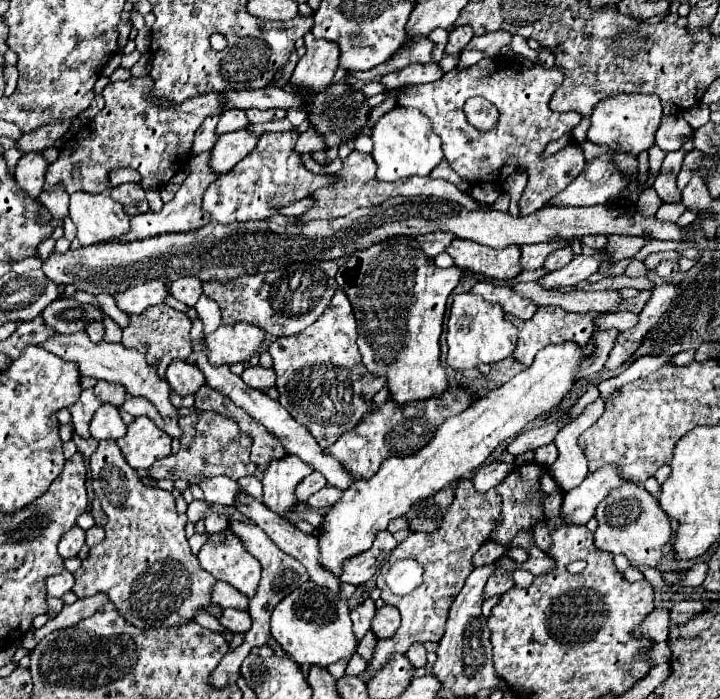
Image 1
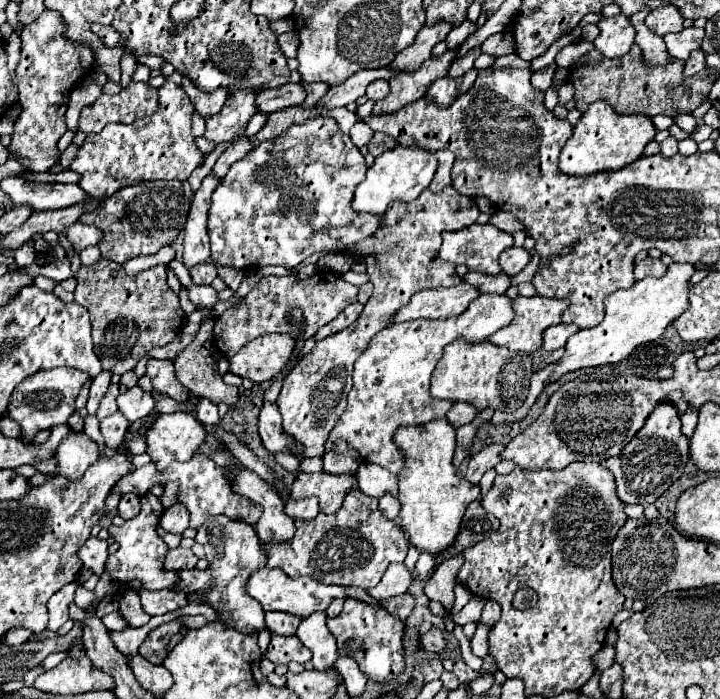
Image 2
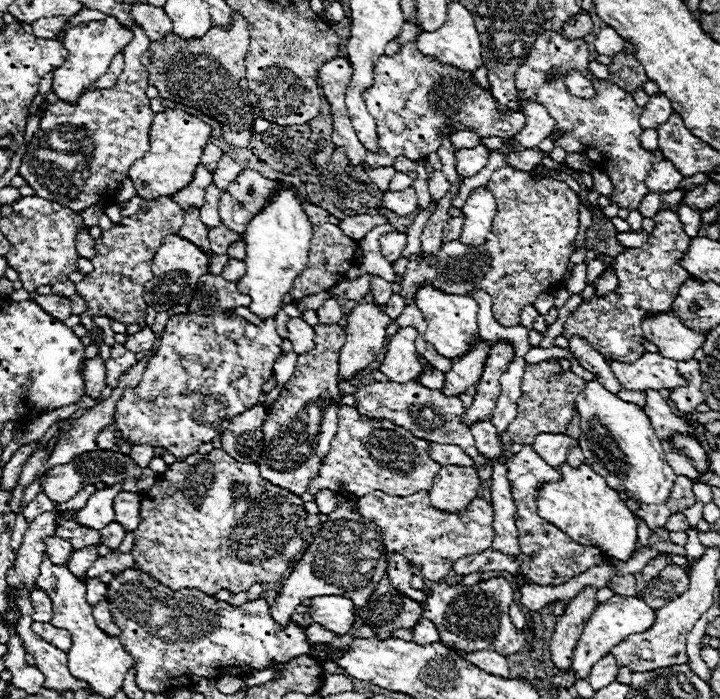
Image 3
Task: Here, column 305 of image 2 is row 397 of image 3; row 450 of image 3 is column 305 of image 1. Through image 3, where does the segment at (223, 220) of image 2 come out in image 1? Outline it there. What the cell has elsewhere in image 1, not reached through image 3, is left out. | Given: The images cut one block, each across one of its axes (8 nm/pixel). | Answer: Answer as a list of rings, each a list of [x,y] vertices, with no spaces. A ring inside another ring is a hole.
[[[266,132],[244,160],[240,160],[228,174],[218,176],[218,180],[208,186],[202,202],[202,208],[212,216],[212,220],[220,224],[266,220],[278,214],[282,206],[306,198],[320,186],[332,184],[336,180],[334,176],[316,176],[304,168],[300,154],[294,152],[296,138],[296,132]]]

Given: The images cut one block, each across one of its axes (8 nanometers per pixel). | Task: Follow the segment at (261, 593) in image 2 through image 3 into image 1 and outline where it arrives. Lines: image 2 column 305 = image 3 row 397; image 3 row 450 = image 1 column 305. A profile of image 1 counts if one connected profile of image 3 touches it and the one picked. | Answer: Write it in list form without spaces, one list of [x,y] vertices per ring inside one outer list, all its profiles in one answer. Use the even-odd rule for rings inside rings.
[[[306,582],[274,608],[270,632],[282,650],[290,654],[290,658],[294,658],[294,662],[300,666],[308,664],[326,668],[338,660],[348,662],[358,646],[358,638],[352,632],[350,608],[346,600],[334,596],[334,592],[314,582]]]

